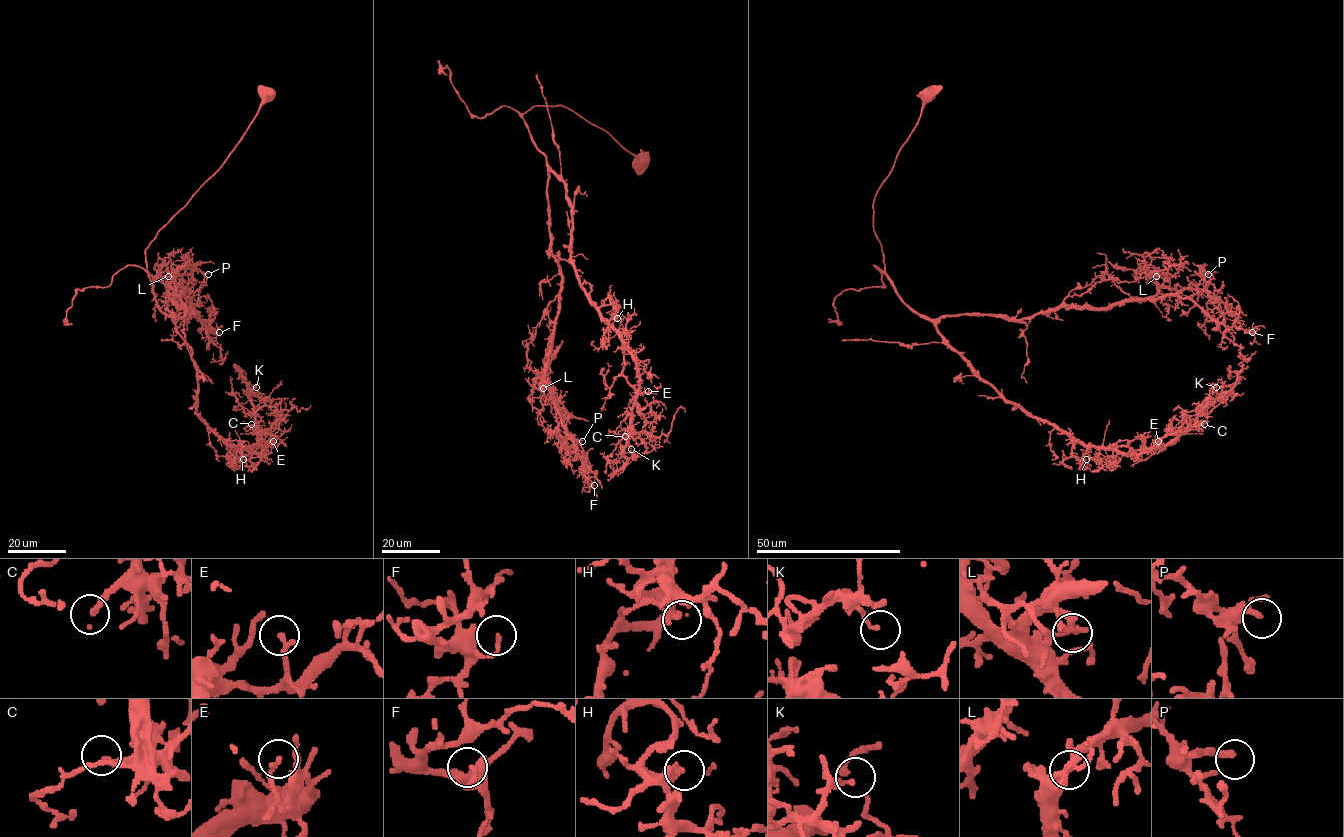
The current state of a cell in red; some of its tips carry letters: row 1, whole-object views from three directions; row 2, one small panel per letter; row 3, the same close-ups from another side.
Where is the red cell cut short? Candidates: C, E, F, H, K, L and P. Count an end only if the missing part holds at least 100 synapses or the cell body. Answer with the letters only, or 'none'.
C

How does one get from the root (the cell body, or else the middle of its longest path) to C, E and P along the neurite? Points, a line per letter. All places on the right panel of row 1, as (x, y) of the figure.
C: (928, 95), (873, 203), (873, 230), (896, 293), (1006, 400), (1085, 445), (1146, 449), (1204, 424)
E: (928, 95), (873, 203), (896, 293), (1030, 415), (1085, 445), (1141, 453), (1158, 441)
P: (928, 95), (873, 203), (885, 275), (924, 319), (1106, 308), (1205, 290), (1202, 269), (1208, 274)

